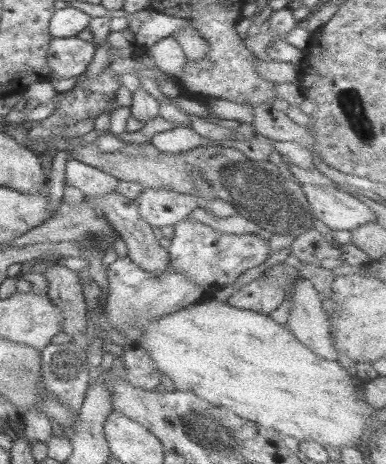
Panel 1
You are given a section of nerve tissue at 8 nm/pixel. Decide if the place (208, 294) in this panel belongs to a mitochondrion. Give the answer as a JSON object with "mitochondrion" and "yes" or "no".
{"mitochondrion":"no"}

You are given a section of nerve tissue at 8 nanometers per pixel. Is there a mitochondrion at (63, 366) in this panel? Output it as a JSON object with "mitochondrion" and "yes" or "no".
{"mitochondrion":"yes"}

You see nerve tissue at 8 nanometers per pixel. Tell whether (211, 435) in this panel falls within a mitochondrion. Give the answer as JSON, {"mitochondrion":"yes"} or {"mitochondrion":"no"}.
{"mitochondrion":"yes"}

